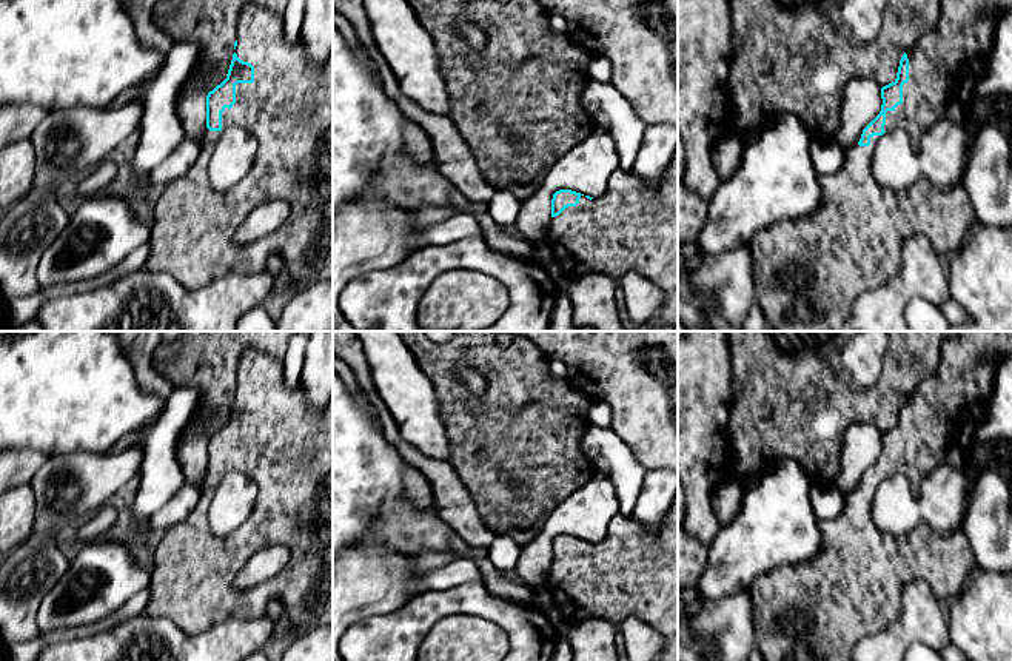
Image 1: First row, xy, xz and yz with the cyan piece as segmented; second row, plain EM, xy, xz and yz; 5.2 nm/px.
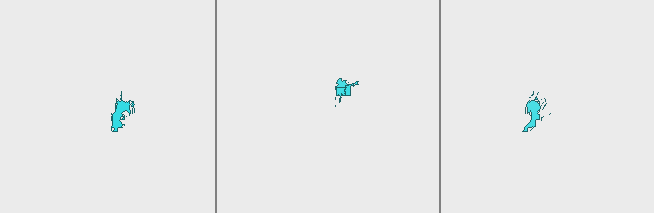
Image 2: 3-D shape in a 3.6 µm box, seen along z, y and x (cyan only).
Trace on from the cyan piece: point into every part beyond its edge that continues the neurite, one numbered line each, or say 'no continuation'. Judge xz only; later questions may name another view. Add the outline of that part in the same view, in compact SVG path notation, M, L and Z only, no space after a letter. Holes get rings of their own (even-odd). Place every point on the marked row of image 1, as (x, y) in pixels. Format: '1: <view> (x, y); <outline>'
1: xz (633, 225); M678 153L656 183L618 168L602 196L591 200L581 196L576 206L551 217L547 245L561 262L567 282L587 274L621 280L628 271L650 279L665 296L650 319L653 327L678 327Z

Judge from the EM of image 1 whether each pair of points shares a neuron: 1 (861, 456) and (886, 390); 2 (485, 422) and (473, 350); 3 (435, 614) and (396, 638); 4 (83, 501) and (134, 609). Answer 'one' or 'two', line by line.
1: two
2: one
3: one
4: two

